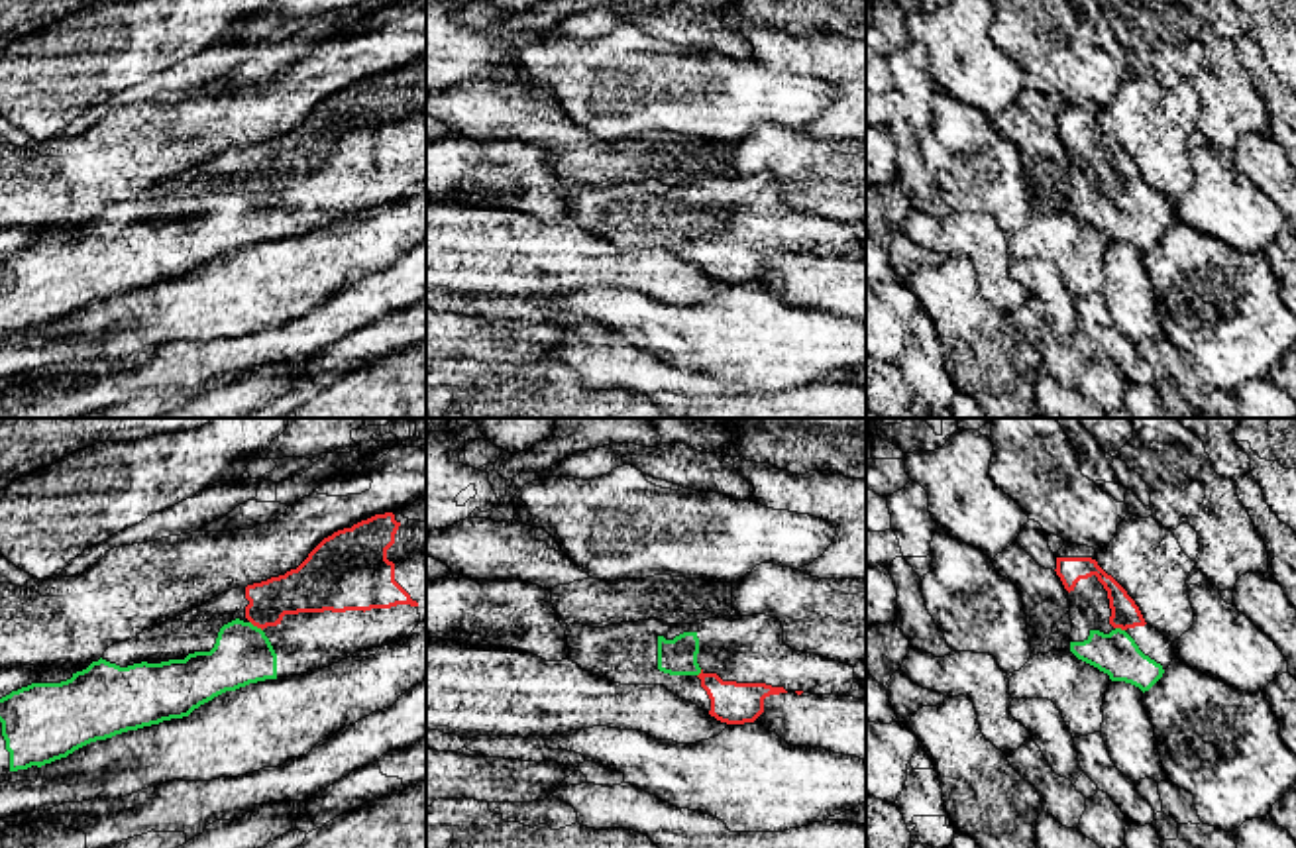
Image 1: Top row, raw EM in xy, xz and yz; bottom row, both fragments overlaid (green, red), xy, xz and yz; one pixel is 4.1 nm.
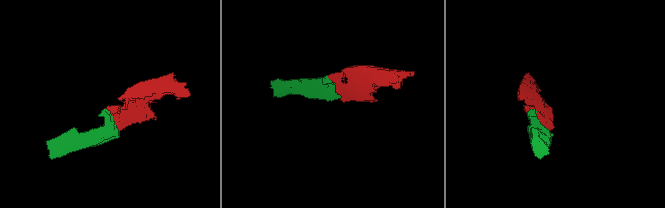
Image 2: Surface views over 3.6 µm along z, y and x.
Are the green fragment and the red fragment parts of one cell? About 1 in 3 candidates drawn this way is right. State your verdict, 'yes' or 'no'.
yes

